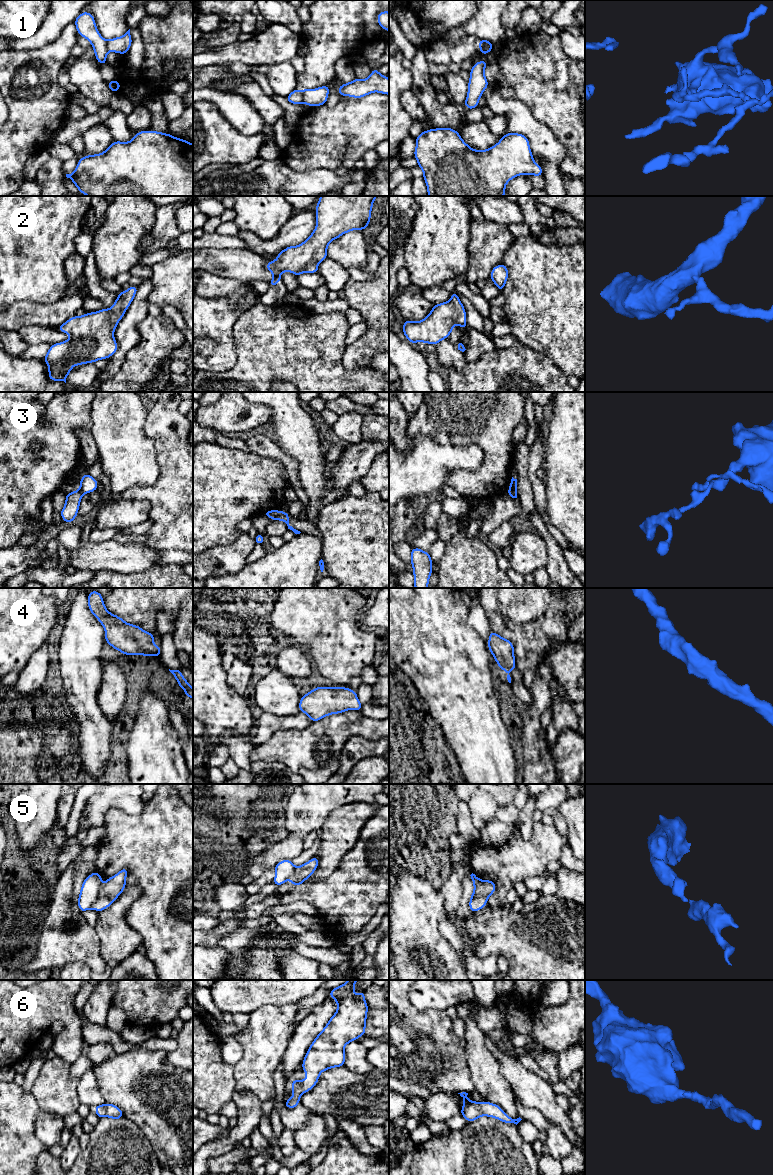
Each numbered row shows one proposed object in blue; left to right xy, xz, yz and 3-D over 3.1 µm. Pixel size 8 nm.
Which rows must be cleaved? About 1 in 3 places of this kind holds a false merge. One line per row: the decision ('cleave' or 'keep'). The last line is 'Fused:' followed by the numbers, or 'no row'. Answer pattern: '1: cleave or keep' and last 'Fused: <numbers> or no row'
1: cleave
2: keep
3: cleave
4: keep
5: cleave
6: keep
Fused: 1, 3, 5

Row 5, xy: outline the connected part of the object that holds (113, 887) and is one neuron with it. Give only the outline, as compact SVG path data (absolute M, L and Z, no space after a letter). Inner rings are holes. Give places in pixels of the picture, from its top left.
M123 868L117 874L107 879L100 886L99 897L93 904L92 909L95 911L103 911L108 908L126 888L126 877L128 869Z

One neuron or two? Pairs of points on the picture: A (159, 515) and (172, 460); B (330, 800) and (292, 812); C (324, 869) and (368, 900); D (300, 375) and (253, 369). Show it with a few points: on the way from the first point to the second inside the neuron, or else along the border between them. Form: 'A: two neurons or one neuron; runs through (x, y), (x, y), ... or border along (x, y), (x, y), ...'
A: one neuron; runs through (172, 501), (172, 474)
B: one neuron; runs through (321, 800), (314, 800), (304, 810), (301, 810)
C: two neurons; border along (345, 854), (339, 865), (329, 874), (308, 879)
D: one neuron; runs through (288, 369), (265, 369)

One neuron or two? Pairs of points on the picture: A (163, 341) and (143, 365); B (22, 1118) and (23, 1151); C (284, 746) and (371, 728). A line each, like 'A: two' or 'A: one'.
A: one
B: one
C: one

